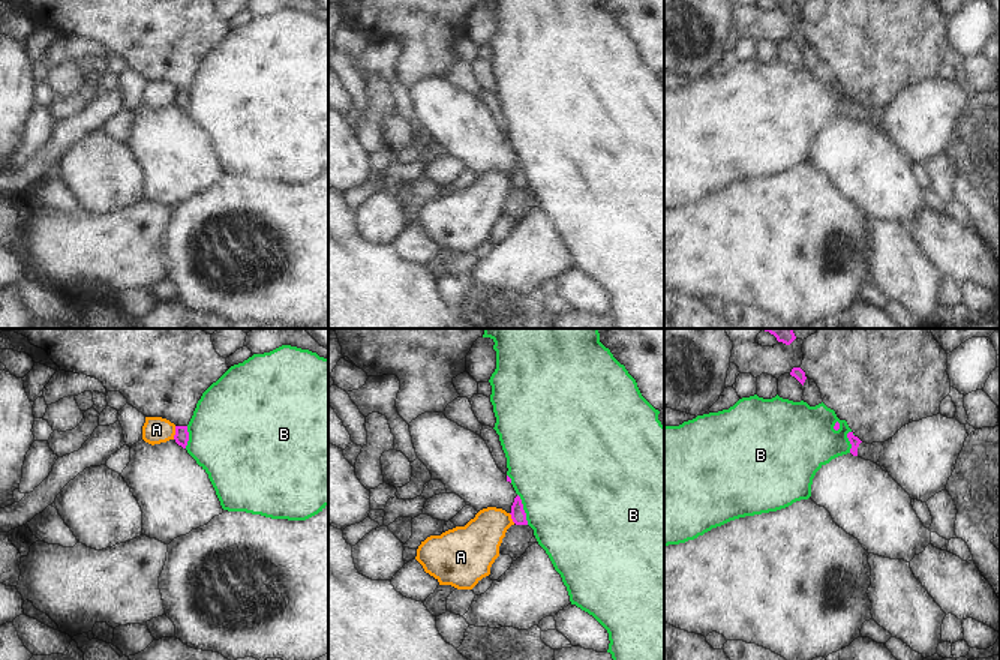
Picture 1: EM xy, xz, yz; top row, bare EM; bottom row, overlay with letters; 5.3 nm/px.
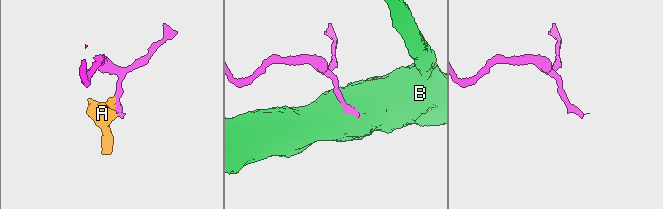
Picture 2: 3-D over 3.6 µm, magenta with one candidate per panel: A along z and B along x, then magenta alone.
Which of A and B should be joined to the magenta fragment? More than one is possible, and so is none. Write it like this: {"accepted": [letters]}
{"accepted": []}

